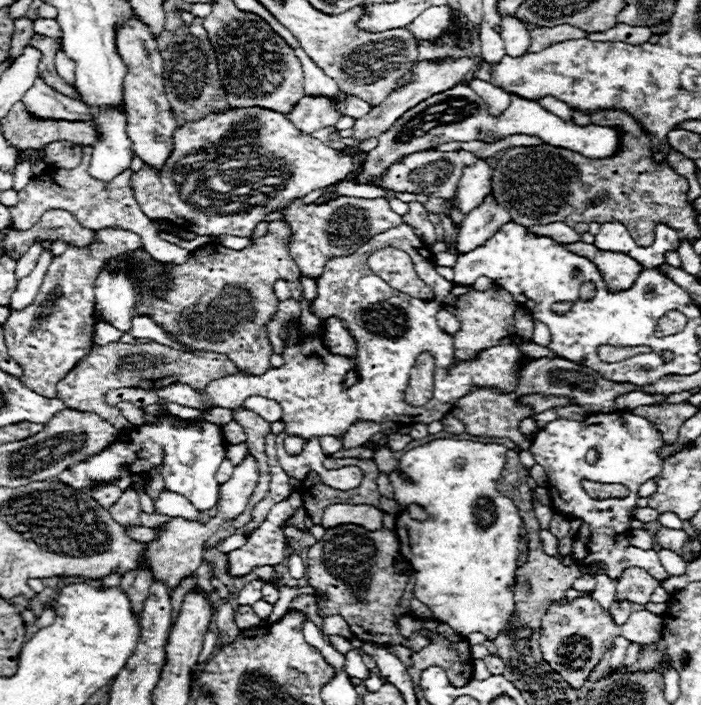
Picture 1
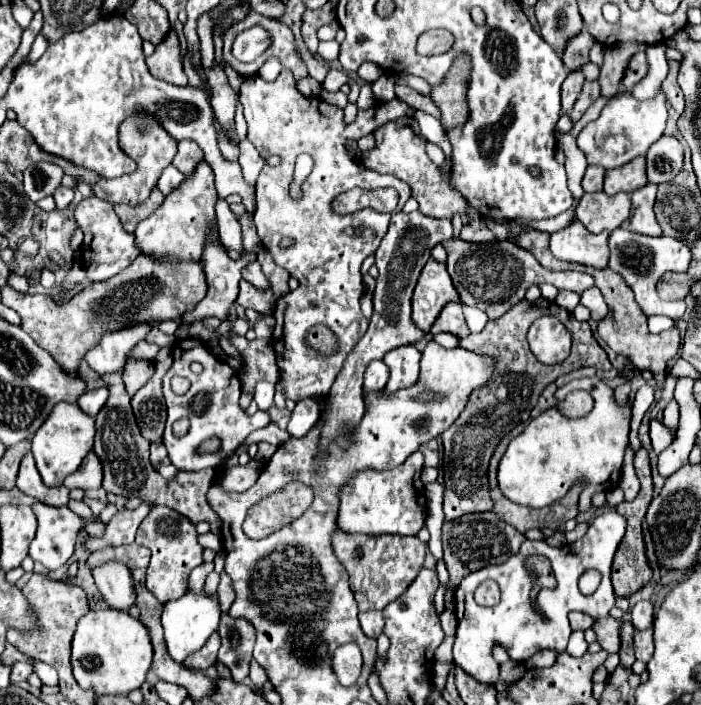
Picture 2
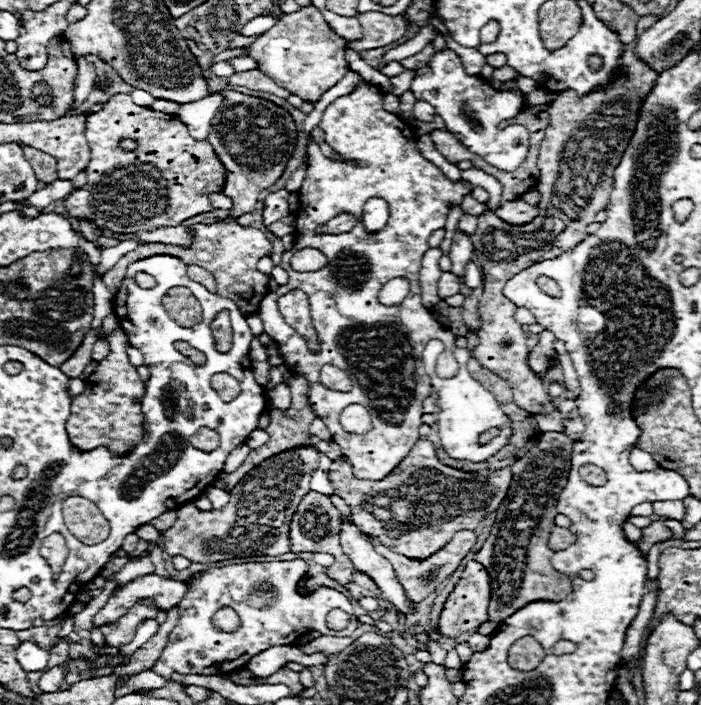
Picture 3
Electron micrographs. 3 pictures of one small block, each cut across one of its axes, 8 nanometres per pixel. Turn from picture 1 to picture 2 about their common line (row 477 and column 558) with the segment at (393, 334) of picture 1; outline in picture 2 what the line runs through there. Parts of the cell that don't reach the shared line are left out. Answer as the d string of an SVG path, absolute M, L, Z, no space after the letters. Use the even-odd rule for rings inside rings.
M558 290L558 296L554 300L560 308L566 308L566 310L574 310L578 304L580 304L580 294L574 294L572 290ZM542 316L530 326L530 348L544 364L558 364L570 354L572 334L554 316Z

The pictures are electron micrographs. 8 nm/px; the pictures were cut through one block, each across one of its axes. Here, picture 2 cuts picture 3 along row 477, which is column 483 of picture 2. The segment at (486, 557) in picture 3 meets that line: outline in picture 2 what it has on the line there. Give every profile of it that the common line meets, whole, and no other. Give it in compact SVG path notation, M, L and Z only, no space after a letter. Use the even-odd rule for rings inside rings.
M494 512L466 514L454 522L446 522L442 526L442 546L444 546L444 562L450 572L450 584L456 588L466 574L506 562L508 558L518 554L518 548L524 540L526 540L524 534L502 522Z

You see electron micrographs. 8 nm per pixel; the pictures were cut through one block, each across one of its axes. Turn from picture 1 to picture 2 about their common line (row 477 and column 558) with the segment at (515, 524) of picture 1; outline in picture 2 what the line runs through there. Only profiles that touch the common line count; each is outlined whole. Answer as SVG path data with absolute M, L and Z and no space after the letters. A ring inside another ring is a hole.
M598 376L574 380L558 388L556 396L562 396L564 400L572 390L590 390L594 398L592 412L584 418L568 418L558 410L558 406L542 412L508 444L498 464L498 488L506 494L506 498L520 506L550 506L564 498L572 486L584 482L580 508L590 510L590 498L594 492L610 492L620 482L622 458L630 432L630 404L618 406L614 402L612 388L608 388Z

